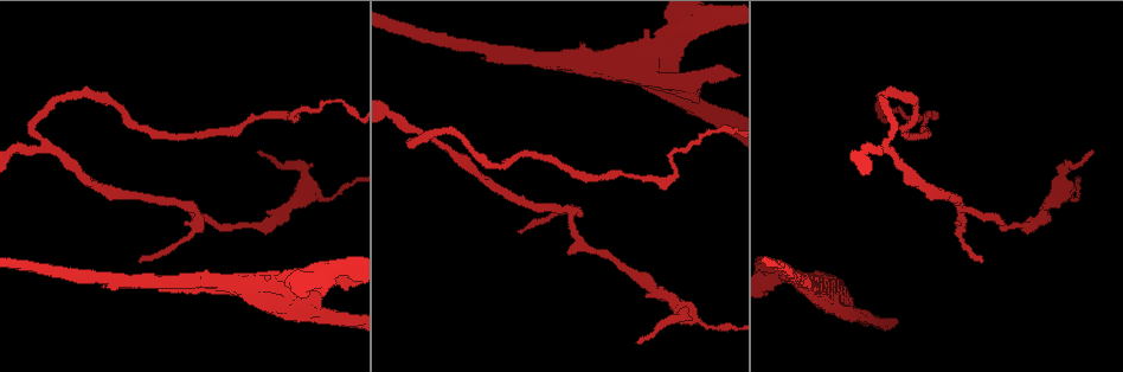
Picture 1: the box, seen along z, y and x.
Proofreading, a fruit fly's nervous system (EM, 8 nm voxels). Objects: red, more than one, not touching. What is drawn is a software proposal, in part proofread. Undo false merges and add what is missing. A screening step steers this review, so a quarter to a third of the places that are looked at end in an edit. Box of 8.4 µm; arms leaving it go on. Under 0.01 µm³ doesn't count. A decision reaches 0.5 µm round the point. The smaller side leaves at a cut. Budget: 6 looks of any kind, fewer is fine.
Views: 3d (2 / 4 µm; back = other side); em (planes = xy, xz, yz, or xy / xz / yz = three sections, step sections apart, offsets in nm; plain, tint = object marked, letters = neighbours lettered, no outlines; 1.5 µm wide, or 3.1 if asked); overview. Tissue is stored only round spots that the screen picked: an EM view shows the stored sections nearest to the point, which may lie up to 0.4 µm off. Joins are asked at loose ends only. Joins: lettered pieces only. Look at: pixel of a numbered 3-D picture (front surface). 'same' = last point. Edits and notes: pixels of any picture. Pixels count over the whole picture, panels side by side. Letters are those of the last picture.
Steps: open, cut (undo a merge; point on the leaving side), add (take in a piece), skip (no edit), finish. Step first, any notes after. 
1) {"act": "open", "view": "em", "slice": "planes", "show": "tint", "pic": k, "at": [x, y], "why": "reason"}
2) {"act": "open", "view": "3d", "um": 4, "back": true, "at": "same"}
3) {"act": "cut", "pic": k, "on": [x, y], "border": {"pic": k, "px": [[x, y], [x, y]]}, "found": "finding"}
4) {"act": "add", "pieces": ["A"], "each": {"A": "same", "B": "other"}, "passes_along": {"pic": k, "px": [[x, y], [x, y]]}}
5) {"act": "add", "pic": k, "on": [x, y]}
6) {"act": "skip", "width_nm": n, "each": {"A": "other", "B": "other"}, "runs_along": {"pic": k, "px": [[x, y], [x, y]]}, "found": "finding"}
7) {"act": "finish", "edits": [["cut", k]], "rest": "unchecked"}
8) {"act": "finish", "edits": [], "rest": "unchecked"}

{"act": "open", "view": "3d", "um": 4, "pic": 1, "at": [637, 341], "why": "thin end"}

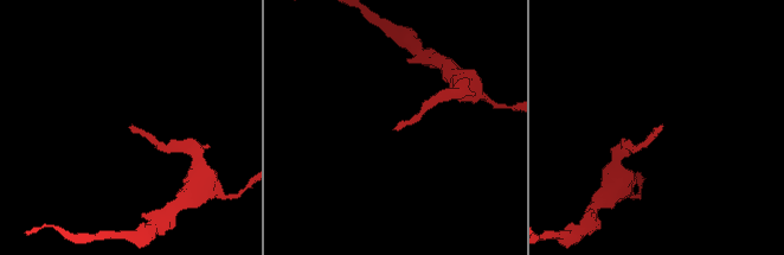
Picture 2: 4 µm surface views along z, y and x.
{"act": "open", "view": "em", "slice": "planes", "show": "tint", "pic": 2, "at": [398, 130], "why": "need the tissue"}

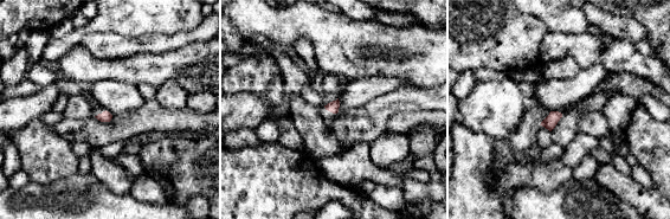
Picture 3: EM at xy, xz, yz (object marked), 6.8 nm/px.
{"act": "open", "view": "em", "slice": "planes", "show": "letters", "at": "same"}

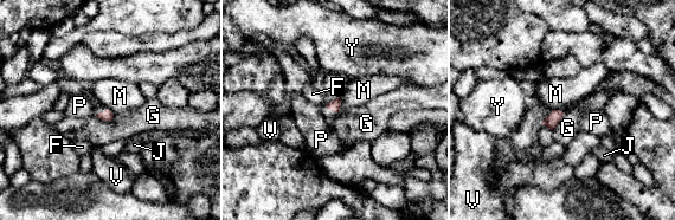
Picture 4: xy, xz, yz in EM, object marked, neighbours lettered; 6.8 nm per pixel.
{"act": "skip", "each": {"F": "other", "G": "other", "J": "other", "M": "other", "P": "other", "V": "other", "Y": "other"}, "found": "none of them fits"}

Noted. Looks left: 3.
{"act": "open", "view": "em", "slice": "yz", "step": 8, "show": "tint", "pic": 1, "at": [676, 35], "why": "abrupt turn"}

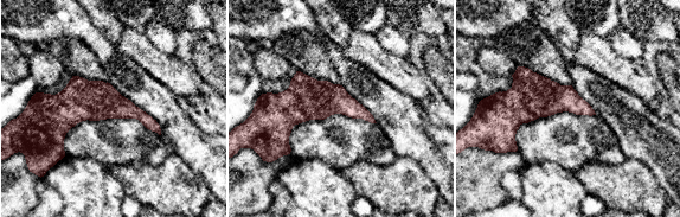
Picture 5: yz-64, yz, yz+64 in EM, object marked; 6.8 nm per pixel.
{"act": "open", "view": "em", "slice": "planes", "show": "letters", "at": "same", "why": "another direction"}

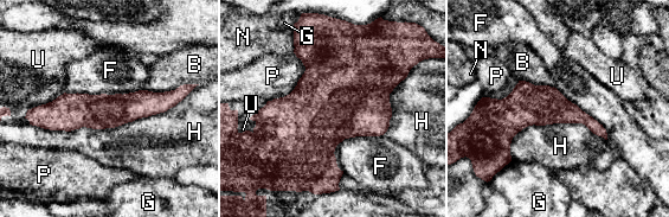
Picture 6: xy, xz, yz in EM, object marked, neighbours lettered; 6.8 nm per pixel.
{"act": "skip", "width_nm": 240, "each": {"B": "other", "F": "other", "G": "other", "H": "other", "N": "other", "P": "other", "U": "other"}, "runs_along": {"pic": 6, "px": [[168, 101], [115, 110], [29, 115]]}, "found": "one neuron here"}

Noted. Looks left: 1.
{"act": "finish", "edits": [], "rest": "unchecked"}

